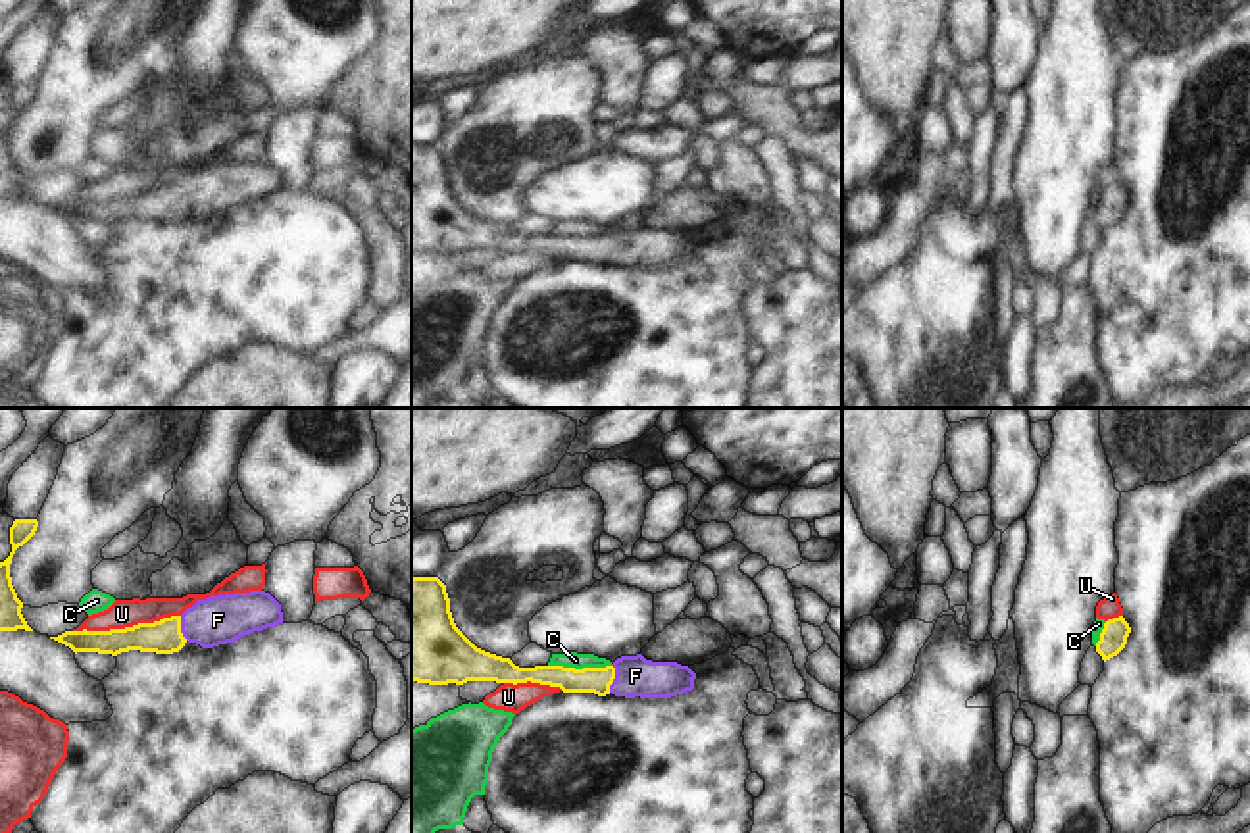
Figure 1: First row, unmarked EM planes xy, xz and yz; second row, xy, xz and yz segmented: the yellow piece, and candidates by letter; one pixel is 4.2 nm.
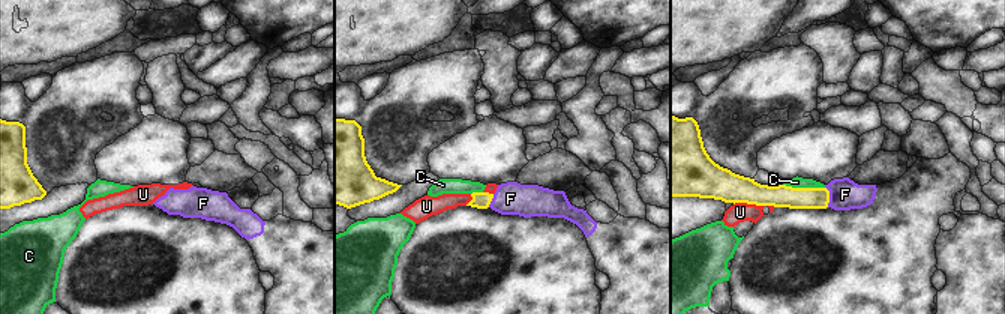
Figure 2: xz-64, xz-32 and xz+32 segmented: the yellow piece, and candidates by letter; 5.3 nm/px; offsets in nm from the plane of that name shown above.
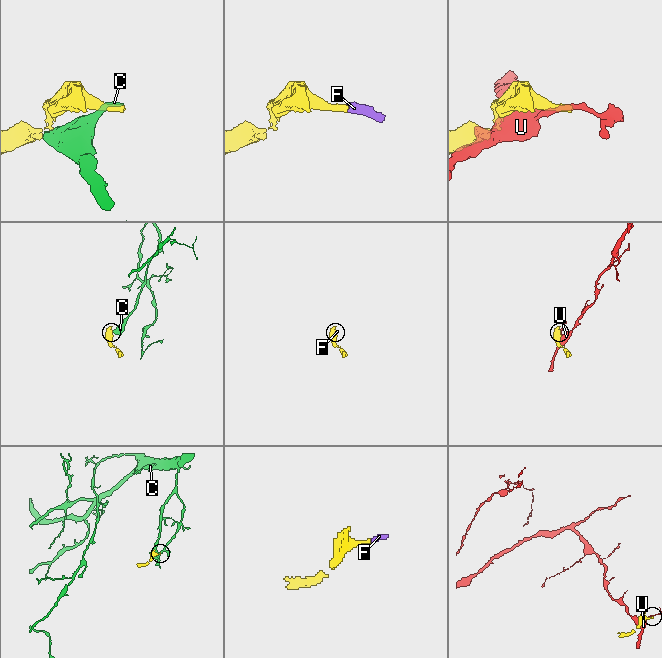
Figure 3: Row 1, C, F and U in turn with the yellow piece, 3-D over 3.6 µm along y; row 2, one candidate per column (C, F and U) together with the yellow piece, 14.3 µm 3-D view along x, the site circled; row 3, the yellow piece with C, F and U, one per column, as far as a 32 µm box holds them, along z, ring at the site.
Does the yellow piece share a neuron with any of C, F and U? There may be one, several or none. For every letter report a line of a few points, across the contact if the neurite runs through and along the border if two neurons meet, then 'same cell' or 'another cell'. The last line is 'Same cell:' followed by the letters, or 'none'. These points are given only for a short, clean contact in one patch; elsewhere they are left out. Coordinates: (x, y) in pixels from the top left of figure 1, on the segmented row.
C: xz (549, 664), (564, 668), (610, 666) | another cell
F: xz (589, 680), (614, 678), (635, 676) | same cell
U: another cell
Same cell: F

